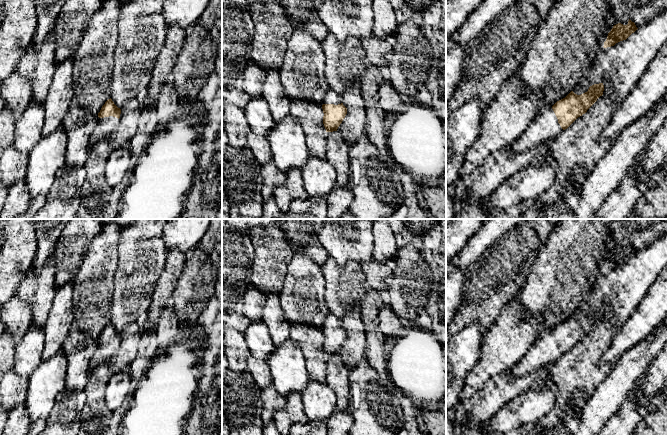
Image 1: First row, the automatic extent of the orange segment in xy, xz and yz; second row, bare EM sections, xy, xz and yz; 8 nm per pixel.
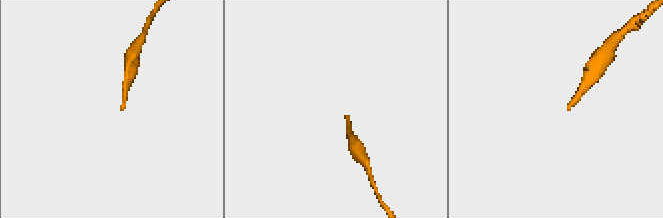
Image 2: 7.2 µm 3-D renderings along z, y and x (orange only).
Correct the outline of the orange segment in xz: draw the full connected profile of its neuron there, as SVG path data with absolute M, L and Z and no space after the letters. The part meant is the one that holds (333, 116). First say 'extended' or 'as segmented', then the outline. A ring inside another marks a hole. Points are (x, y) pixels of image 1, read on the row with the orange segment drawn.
extended | M330 87L325 93L322 109L326 132L337 131L347 114L347 108L342 103L342 97Z

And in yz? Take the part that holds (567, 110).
extended | M603 83L594 84L588 91L577 95L571 91L551 108L545 108L514 142L511 150L522 153L540 143L553 141L603 95Z

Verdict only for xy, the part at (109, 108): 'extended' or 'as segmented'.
extended

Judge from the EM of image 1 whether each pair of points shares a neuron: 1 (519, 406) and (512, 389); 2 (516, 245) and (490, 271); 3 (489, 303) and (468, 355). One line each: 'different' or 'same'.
1: different
2: same
3: different

